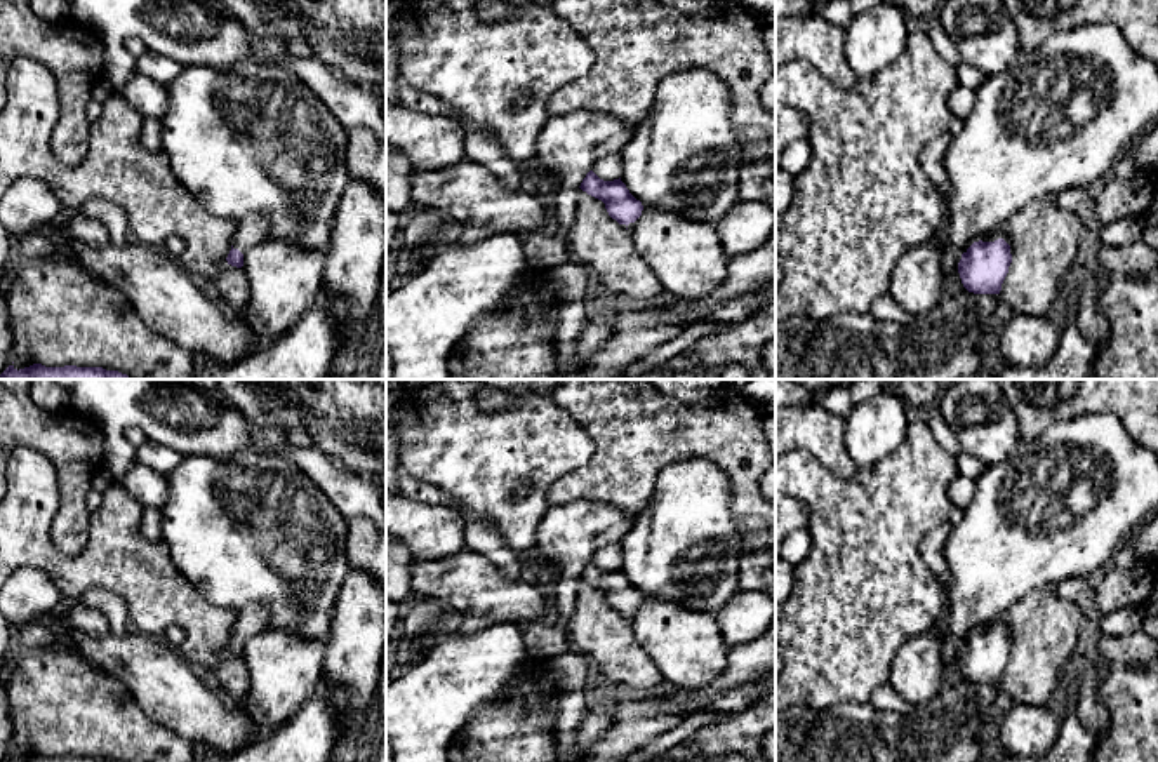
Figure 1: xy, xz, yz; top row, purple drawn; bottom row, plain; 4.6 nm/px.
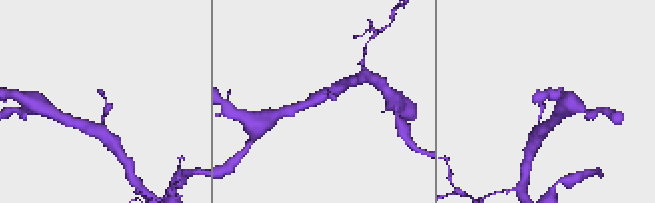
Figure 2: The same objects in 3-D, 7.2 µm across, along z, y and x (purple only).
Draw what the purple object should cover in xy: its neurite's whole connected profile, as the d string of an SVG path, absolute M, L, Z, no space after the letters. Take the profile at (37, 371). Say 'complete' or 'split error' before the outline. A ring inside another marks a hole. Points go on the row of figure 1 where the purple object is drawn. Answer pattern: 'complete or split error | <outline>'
complete | M33 364L24 369L16 369L9 365L0 379L130 379L127 374L118 371L106 371L103 367L45 367L42 364Z

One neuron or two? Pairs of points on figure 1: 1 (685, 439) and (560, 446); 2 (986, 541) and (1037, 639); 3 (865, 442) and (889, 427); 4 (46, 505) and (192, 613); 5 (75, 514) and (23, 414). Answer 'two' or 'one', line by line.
1: two
2: two
3: one
4: one
5: one

